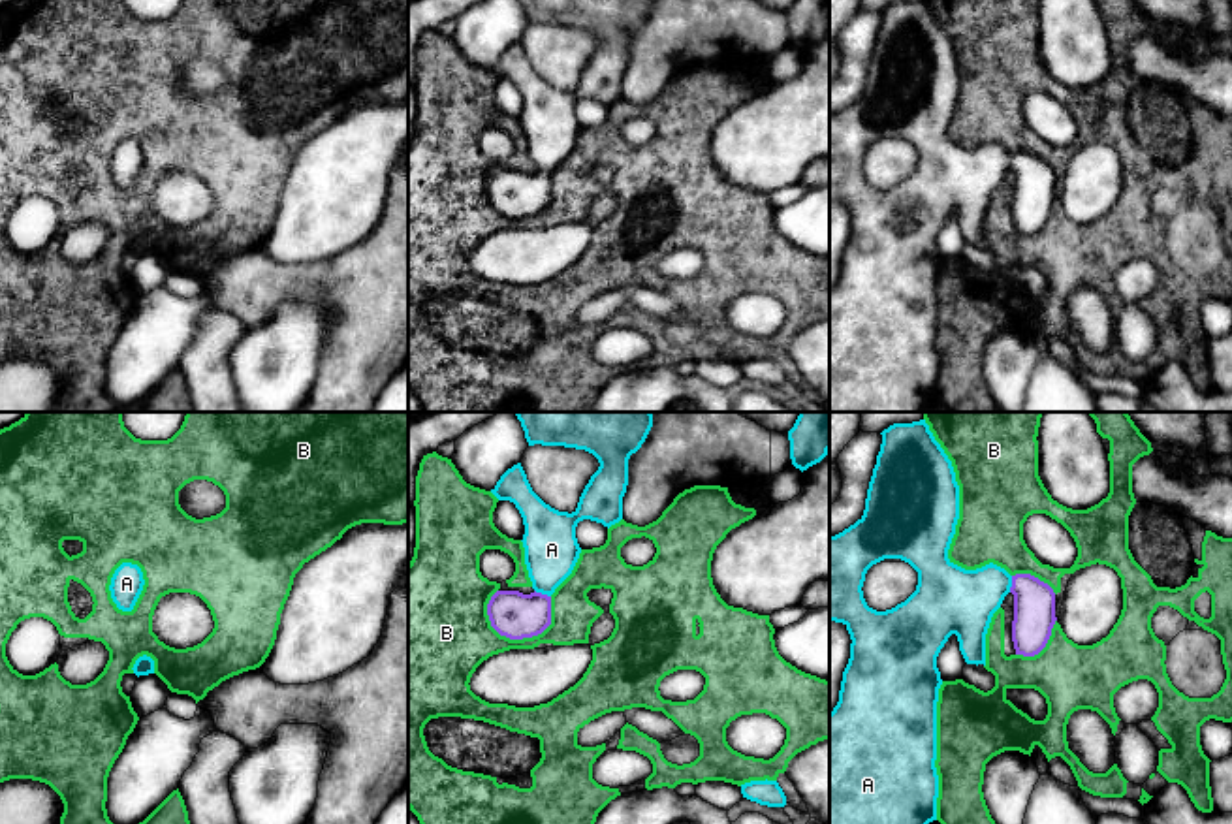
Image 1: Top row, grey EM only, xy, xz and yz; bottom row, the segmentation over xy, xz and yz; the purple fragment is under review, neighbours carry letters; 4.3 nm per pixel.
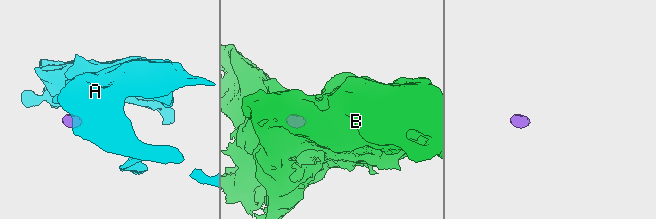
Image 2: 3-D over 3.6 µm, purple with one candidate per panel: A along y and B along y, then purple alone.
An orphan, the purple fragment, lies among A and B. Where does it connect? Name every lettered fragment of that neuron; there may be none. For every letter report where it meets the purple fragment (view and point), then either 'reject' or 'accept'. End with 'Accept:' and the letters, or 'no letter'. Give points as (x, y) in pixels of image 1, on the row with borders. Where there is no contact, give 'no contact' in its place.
A: contact xz (540, 593); accept
B: contact xz (533, 634); reject
Accept: A

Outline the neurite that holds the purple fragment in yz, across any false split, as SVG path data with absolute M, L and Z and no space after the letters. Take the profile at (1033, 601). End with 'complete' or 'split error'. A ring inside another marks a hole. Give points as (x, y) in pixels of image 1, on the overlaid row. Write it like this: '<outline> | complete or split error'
M925 420L893 423L880 435L882 444L863 515L843 532L829 536L829 621L843 623L852 640L839 702L829 713L829 824L929 824L937 820L937 702L942 685L937 657L940 649L956 634L965 662L986 666L986 634L993 613L1008 593L1014 594L1012 642L1016 655L1038 655L1057 621L1055 593L1038 578L1031 574L1010 576L993 563L965 570L948 559L959 519L959 485L952 461ZM884 559L908 563L918 572L918 585L905 602L877 611L867 606L861 587L867 570Z | split error

